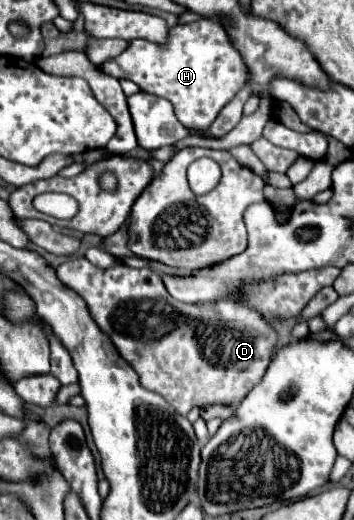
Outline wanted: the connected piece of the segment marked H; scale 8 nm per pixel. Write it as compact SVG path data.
M199 19L189 25L175 25L169 31L169 43L167 45L155 45L145 39L135 39L129 43L129 47L117 55L115 59L109 59L101 65L101 69L107 75L113 75L115 79L129 79L141 87L145 93L153 93L157 97L163 97L171 101L177 119L185 127L195 127L195 129L207 129L219 111L237 95L241 85L245 83L245 67L241 63L241 57L237 55L235 47L231 45L225 29L221 29L217 23Z

